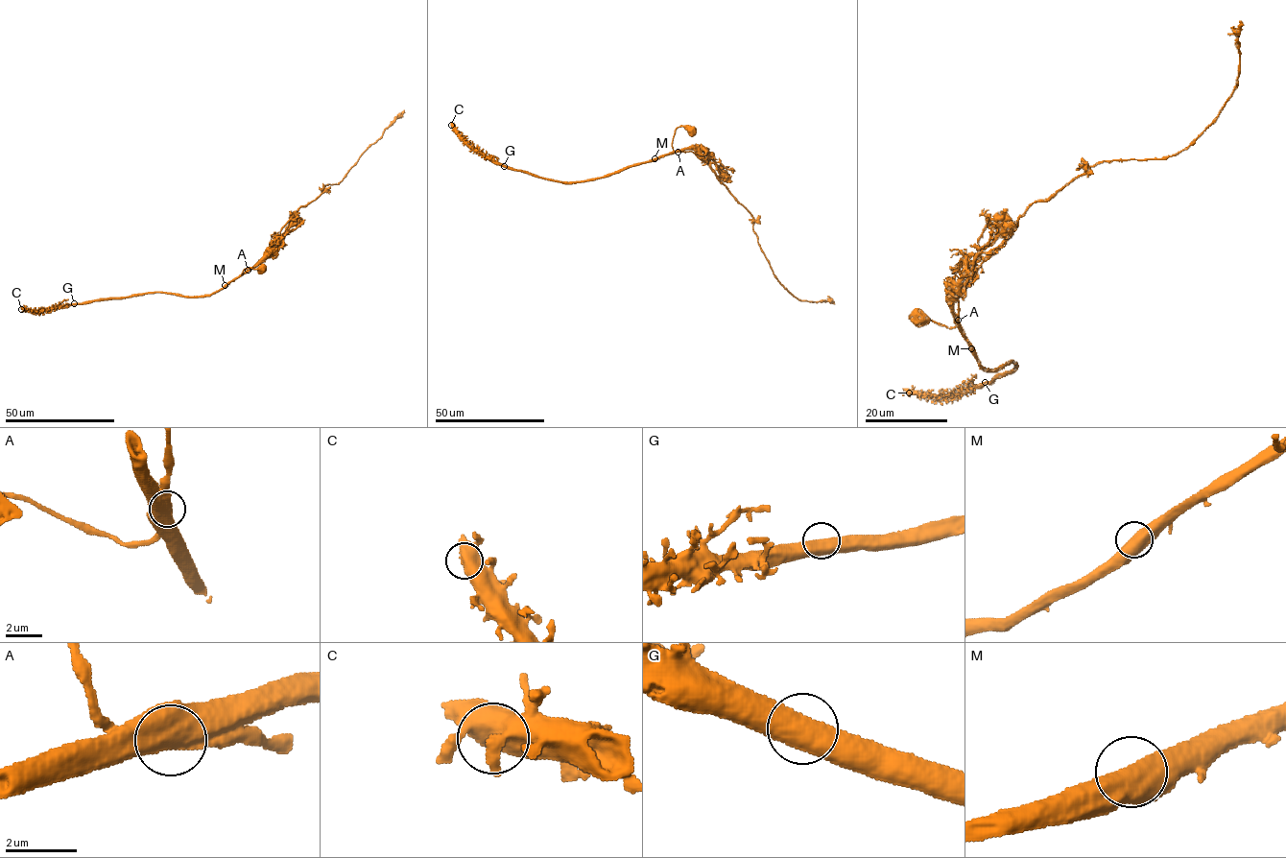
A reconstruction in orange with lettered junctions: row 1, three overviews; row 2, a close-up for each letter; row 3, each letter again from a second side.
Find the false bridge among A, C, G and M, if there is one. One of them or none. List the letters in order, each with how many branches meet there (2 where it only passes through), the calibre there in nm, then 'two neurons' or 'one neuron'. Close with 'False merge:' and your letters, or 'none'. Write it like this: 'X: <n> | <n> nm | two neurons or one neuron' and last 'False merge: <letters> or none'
A: 2 | 600 nm | two neurons
C: 2 | 550 nm | one neuron
G: 2 | 550 nm | one neuron
M: 2 | 550 nm | one neuron
False merge: A

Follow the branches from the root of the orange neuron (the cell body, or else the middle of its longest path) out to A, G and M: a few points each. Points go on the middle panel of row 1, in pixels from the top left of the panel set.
A: (691, 130), (682, 126), (676, 130), (672, 146), (678, 152)
G: (691, 130), (682, 126), (676, 130), (671, 153), (586, 179), (561, 182), (545, 179), (504, 166)
M: (691, 130), (678, 127), (673, 140), (674, 151), (654, 158)

